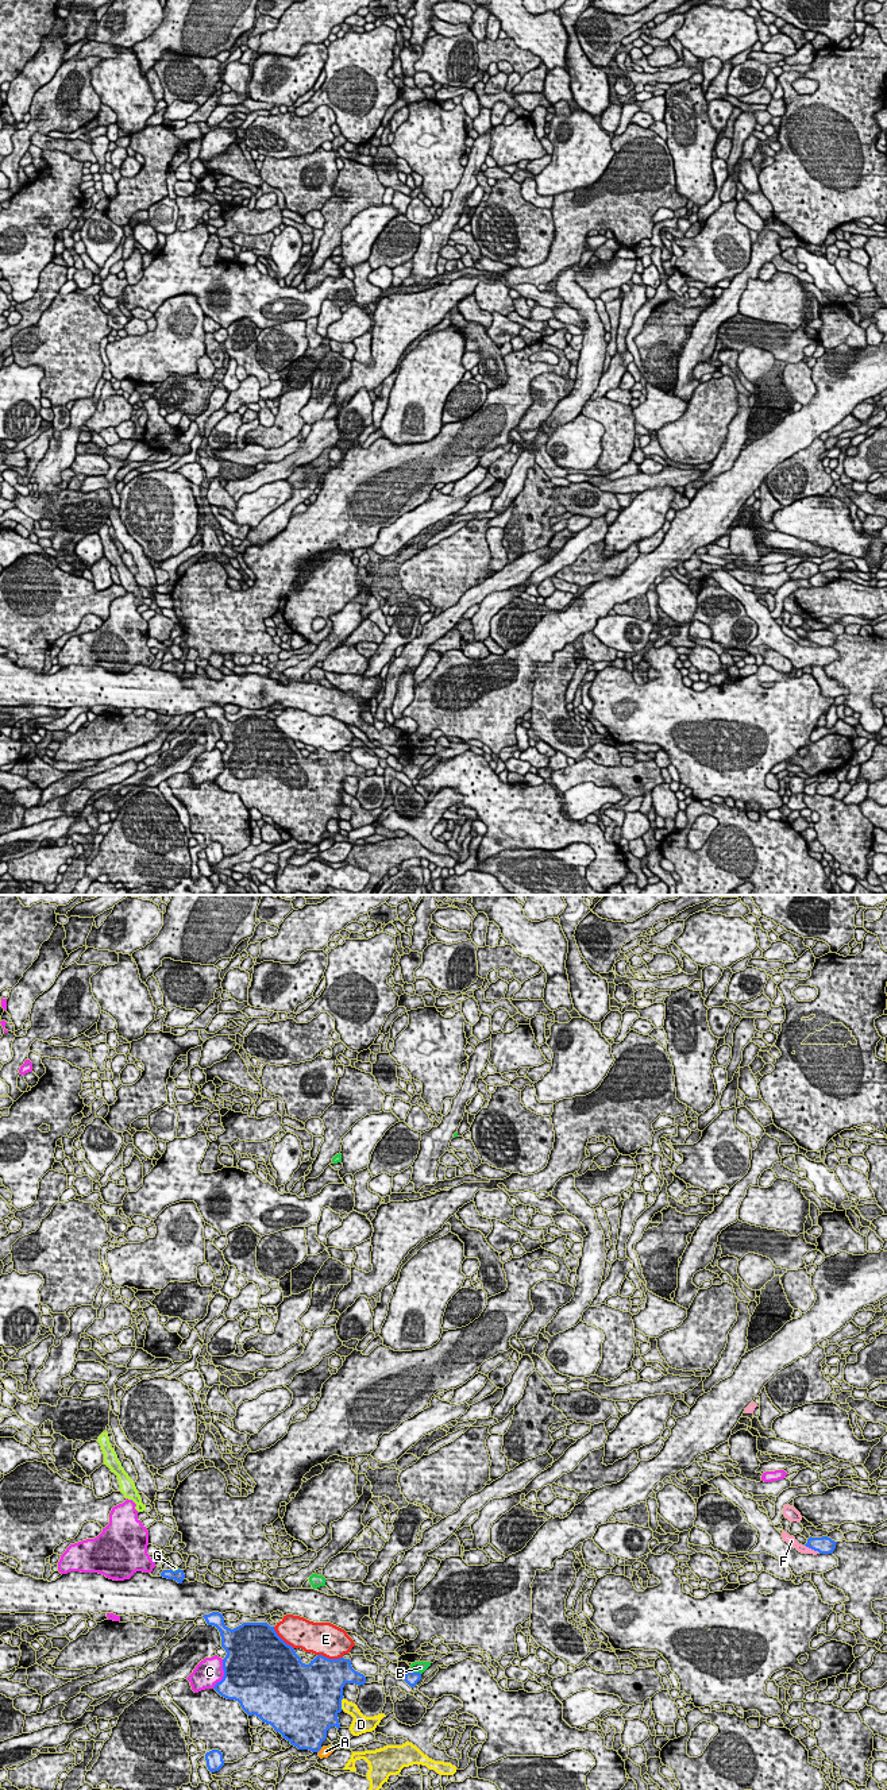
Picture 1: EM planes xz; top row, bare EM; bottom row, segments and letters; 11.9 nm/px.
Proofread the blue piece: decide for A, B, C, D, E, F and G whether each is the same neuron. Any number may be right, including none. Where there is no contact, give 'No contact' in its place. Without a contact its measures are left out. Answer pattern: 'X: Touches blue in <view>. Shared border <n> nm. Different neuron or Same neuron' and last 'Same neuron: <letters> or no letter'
A: Touches blue in xz. Shared border 70 nm. Different neuron
B: Touches blue in xz. Shared border 140 nm. Different neuron
C: Touches blue in xz. Shared border 380 nm. Different neuron
D: Touches blue in xz. Shared border 160 nm. Different neuron
E: Touches blue in xz. Shared border 300 nm. Different neuron
F: Touches blue in xz. Shared border 190 nm. Different neuron
G: Touches blue in xz. Shared border 110 nm. Same neuron
Same neuron: G

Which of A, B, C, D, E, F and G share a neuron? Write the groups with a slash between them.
A / B / C / D / E / F / G

